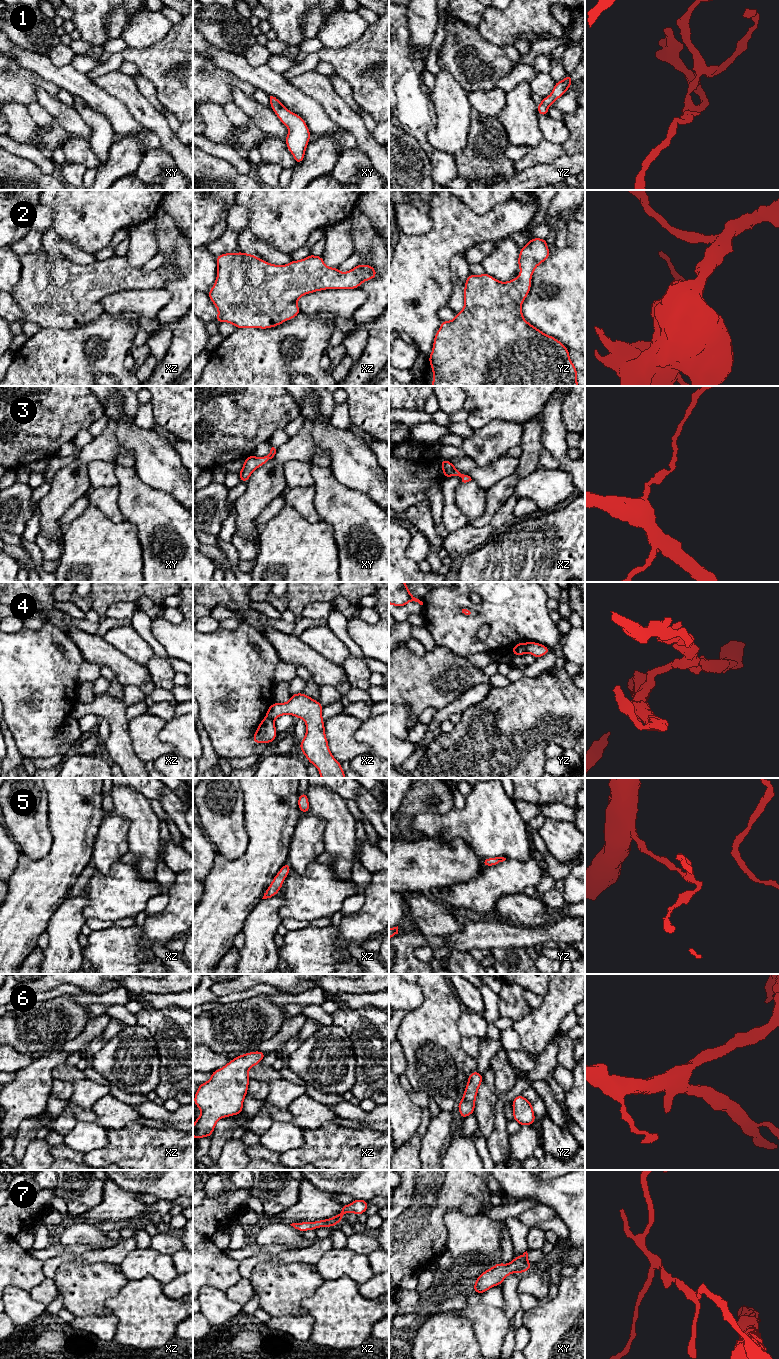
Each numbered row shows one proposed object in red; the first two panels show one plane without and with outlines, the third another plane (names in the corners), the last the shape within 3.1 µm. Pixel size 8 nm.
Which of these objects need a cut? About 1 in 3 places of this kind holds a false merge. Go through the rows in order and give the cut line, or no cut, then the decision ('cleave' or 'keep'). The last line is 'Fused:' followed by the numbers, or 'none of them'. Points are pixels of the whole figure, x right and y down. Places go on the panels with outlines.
1: no cut; keep
2: no cut; keep
3: no cut; keep
4: cut in yz along (524, 643), (526, 652); cleave
5: no cut; keep
6: no cut; keep
7: no cut; keep
Fused: 4

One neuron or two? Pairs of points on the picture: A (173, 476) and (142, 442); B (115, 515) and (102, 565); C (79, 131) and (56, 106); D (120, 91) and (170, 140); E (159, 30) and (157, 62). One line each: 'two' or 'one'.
A: one
B: two
C: one
D: one
E: two

